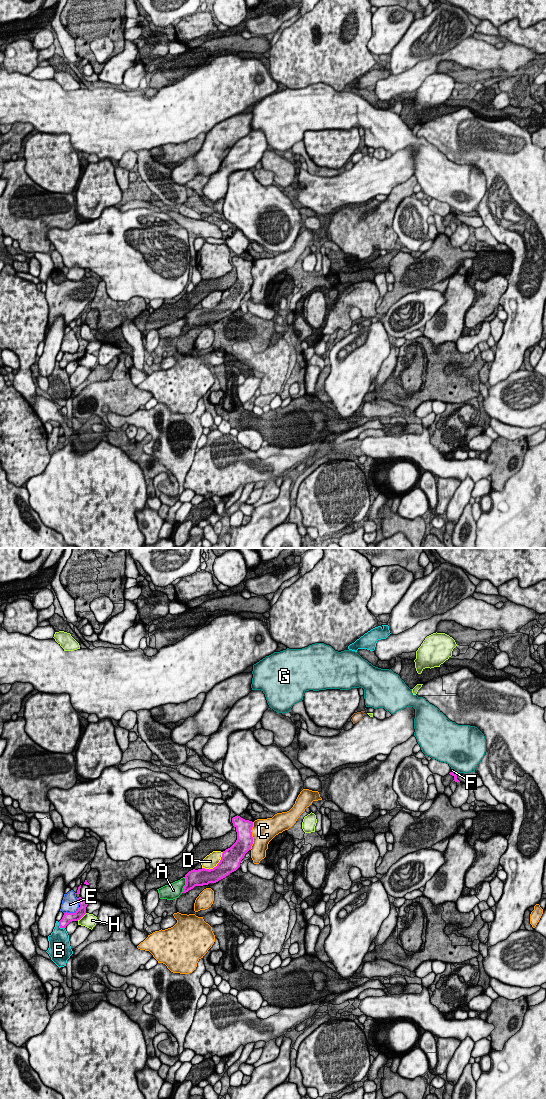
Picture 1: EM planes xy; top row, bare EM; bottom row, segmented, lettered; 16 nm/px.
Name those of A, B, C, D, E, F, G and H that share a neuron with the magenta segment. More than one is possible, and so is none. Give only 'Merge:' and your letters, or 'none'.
Merge: none

